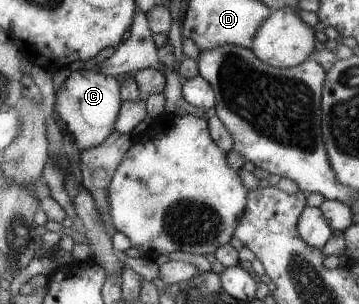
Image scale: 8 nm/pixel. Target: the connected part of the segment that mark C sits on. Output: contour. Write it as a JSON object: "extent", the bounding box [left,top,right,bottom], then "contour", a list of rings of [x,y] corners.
{"extent":[55,68,121,151],"contour":[[[82,68],[69,73],[55,93],[55,109],[64,123],[65,133],[70,135],[78,151],[103,144],[114,131],[114,121],[121,109],[120,82],[114,76],[102,75],[93,68]]]}

